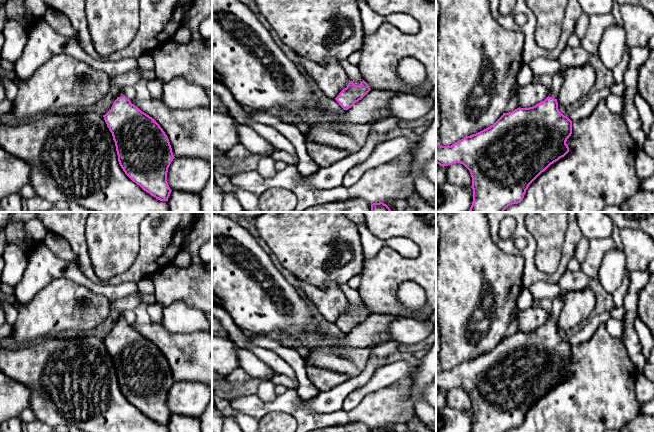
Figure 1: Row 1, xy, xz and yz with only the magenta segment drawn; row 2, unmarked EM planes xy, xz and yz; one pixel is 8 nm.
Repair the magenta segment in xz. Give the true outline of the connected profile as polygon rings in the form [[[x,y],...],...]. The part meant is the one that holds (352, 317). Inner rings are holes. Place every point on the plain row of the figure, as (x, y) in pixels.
[[[349,304],[347,311],[339,317],[335,324],[344,334],[348,334],[356,326],[361,324],[370,314],[369,309],[364,304],[359,310]]]

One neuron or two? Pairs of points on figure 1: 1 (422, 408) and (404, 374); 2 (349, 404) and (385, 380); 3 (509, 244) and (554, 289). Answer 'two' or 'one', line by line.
1: two
2: one
3: two

